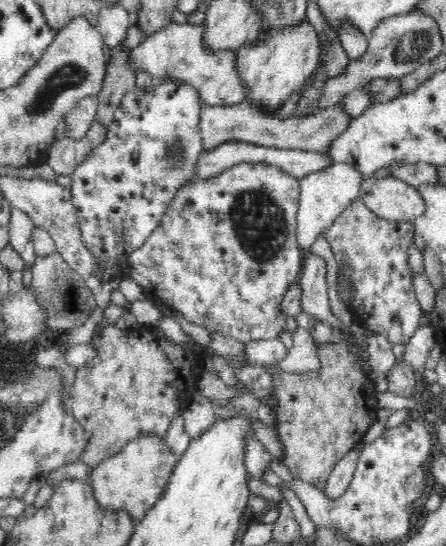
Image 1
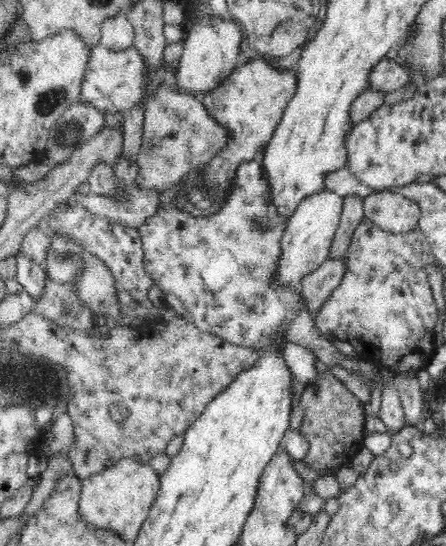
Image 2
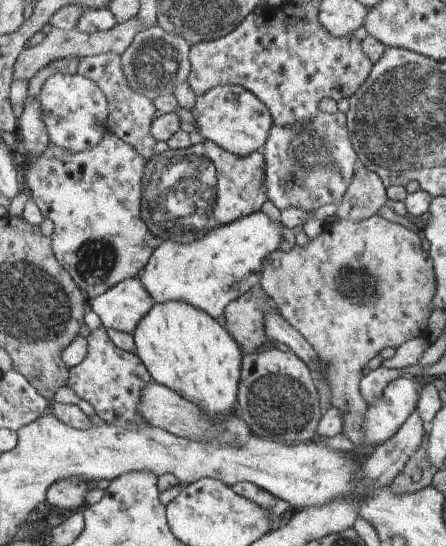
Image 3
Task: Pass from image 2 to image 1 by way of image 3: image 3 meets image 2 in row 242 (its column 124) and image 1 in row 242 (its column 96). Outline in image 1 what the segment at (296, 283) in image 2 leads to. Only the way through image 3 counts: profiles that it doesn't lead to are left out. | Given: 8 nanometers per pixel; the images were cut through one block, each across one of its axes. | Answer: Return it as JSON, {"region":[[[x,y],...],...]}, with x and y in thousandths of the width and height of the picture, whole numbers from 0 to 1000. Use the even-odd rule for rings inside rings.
{"region":[[[749,299],[735,310],[695,317],[693,322],[670,328],[675,350],[666,385],[664,436],[682,462],[695,458],[709,436],[717,429],[729,429],[762,390],[789,368],[805,363],[805,344],[814,330],[807,311],[776,299]]]}

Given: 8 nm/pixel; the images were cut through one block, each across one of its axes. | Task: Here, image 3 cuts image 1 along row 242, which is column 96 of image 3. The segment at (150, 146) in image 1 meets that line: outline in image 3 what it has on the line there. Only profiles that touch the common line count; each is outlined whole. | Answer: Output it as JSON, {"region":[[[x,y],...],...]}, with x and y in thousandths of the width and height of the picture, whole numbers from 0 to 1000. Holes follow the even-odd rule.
{"region":[[[175,132],[164,137],[123,134],[110,139],[90,163],[85,183],[114,260],[139,271],[155,271],[166,280],[204,273],[240,242],[240,178],[222,156]]]}

